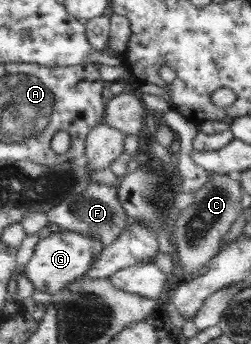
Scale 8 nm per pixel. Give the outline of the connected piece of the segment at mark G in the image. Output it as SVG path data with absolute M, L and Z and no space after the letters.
M62 228L46 238L39 239L23 275L28 277L36 290L52 296L61 295L62 290L66 290L93 268L93 264L101 256L104 247L102 240L96 237Z

